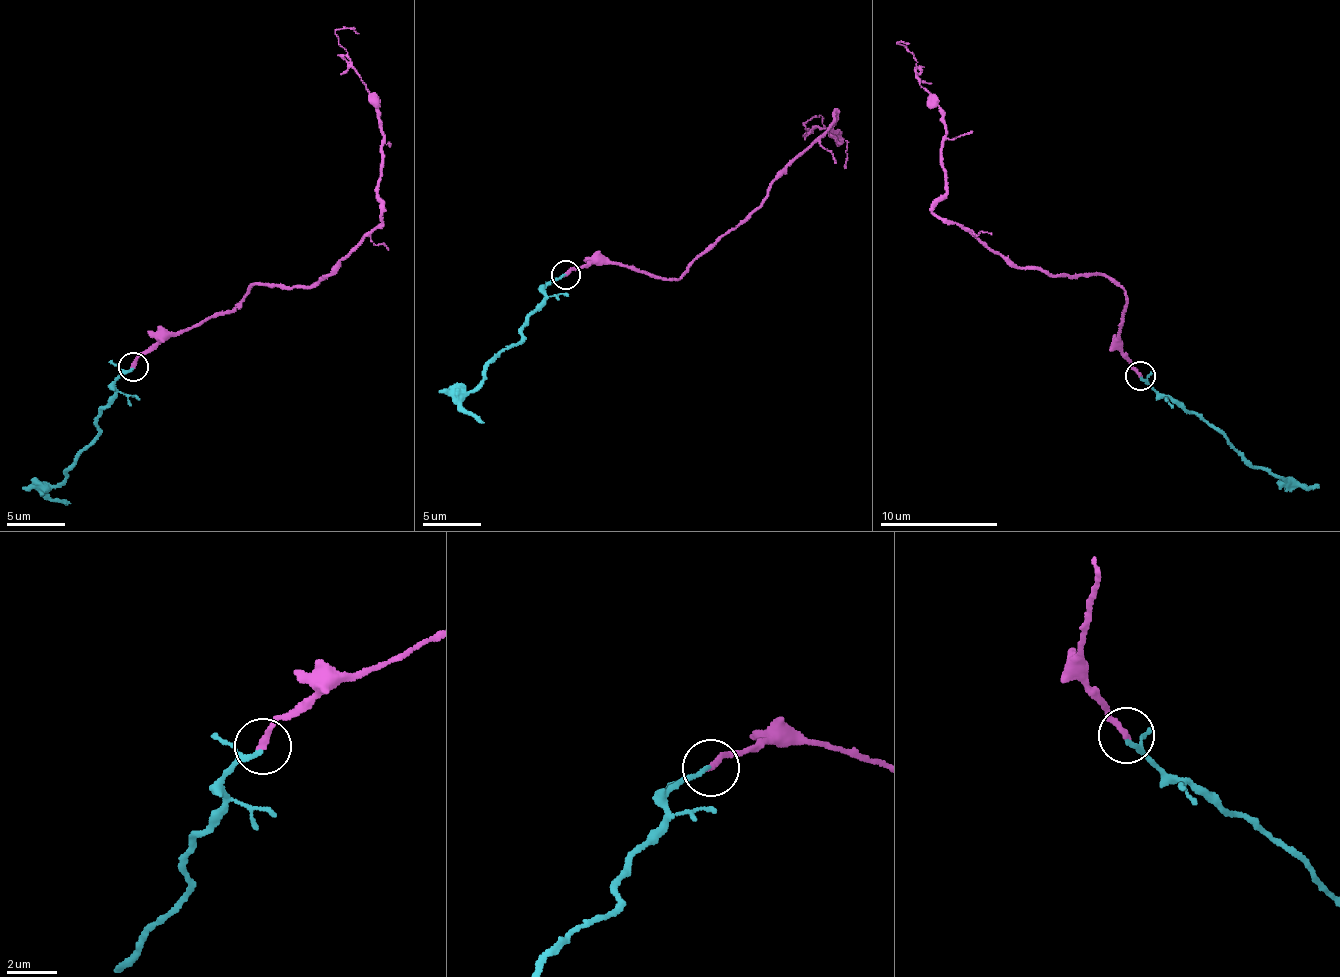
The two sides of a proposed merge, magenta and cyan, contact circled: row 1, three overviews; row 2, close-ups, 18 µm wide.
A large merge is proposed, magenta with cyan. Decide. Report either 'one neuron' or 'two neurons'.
one neuron

